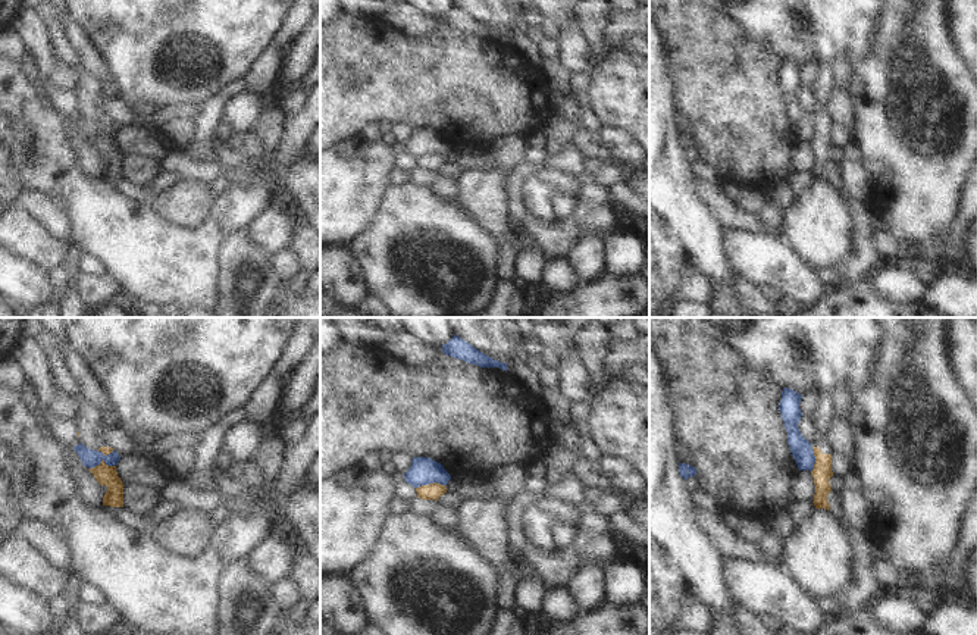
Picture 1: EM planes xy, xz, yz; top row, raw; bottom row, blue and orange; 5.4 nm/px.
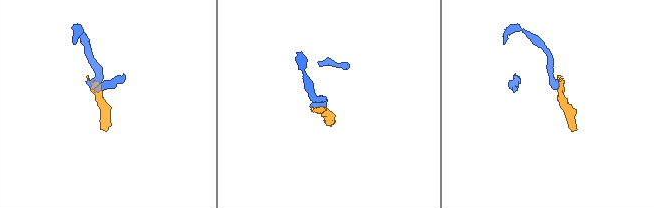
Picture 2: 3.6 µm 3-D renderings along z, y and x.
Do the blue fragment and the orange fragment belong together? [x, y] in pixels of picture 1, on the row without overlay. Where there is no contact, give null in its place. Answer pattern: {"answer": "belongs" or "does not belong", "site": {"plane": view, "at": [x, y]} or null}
{"answer": "does not belong", "site": {"plane": "xy", "at": [100, 133]}}

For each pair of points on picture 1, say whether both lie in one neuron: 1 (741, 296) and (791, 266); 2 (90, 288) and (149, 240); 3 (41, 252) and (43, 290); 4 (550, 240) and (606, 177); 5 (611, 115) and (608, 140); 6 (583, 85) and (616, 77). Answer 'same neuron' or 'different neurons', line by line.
1: different neurons
2: different neurons
3: different neurons
4: different neurons
5: different neurons
6: different neurons

